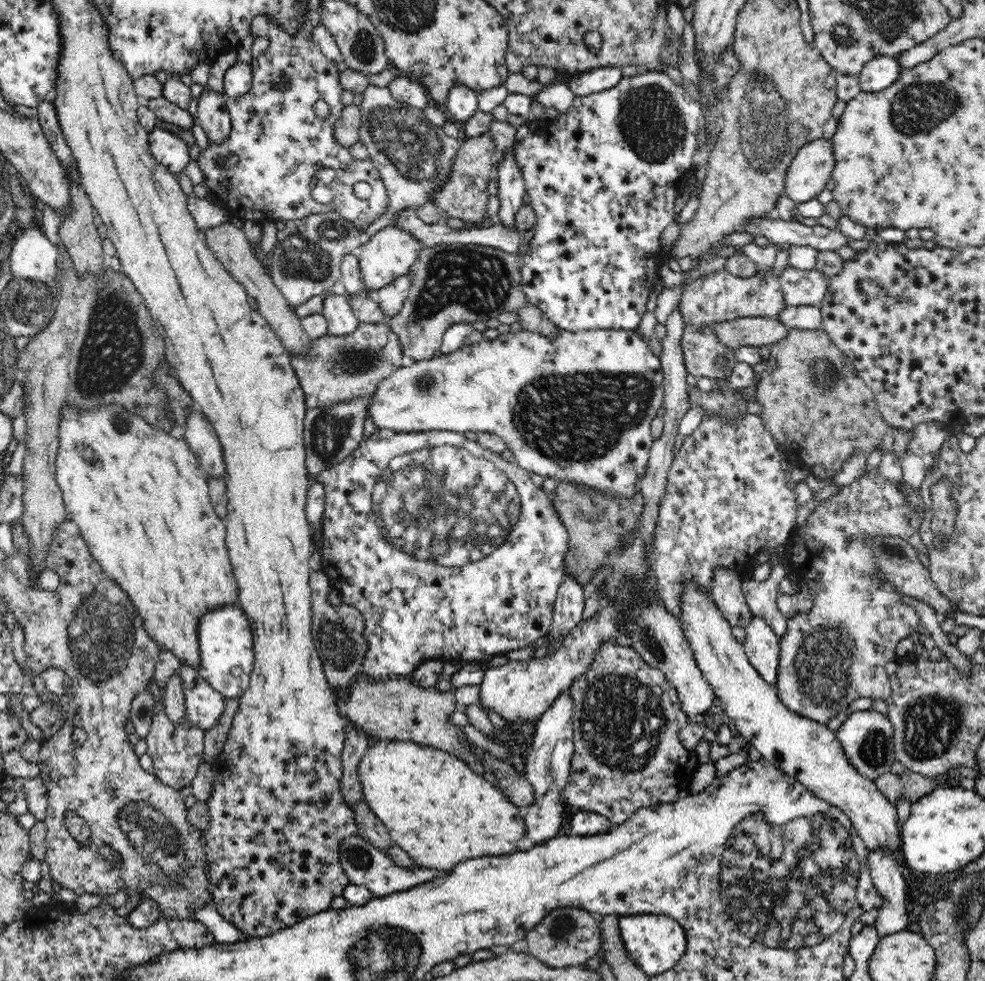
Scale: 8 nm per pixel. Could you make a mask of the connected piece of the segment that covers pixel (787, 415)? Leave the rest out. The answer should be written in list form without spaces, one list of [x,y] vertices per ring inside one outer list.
[[[788,329],[784,340],[769,347],[770,356],[760,373],[756,401],[762,404],[760,418],[782,445],[785,456],[793,461],[802,459],[810,466],[820,463],[832,476],[844,466],[852,453],[866,453],[868,456],[875,448],[881,447],[884,453],[893,452],[900,459],[907,451],[913,435],[912,429],[898,429],[884,422],[872,389],[860,379],[852,361],[838,349],[824,329]]]

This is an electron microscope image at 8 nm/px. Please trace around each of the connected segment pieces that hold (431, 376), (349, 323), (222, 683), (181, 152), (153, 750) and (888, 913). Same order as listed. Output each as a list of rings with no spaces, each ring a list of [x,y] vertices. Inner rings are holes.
[[[522,329],[516,333],[499,334],[494,339],[483,339],[473,345],[464,345],[450,354],[434,356],[431,359],[416,361],[410,367],[397,368],[389,378],[380,382],[373,392],[369,404],[370,420],[376,428],[388,429],[397,433],[401,432],[424,432],[424,431],[452,431],[465,432],[489,432],[500,436],[507,448],[514,455],[517,462],[528,472],[535,472],[540,476],[554,478],[558,481],[572,481],[572,483],[586,485],[604,491],[608,495],[614,495],[619,500],[626,500],[640,489],[640,480],[644,478],[649,461],[649,450],[653,443],[651,435],[651,422],[654,420],[658,409],[663,406],[664,400],[664,374],[661,360],[656,357],[646,340],[632,330],[620,329],[588,329],[587,331],[568,332],[558,330],[556,338],[547,338],[536,332],[528,332]]]
[[[340,288],[323,296],[321,313],[327,320],[330,335],[344,336],[350,334],[359,325],[358,317],[352,311],[348,299],[344,297]]]
[[[238,603],[228,604],[212,612],[206,612],[200,618],[199,624],[197,637],[200,640],[200,664],[196,668],[199,675],[225,698],[239,698],[250,686],[255,661],[252,624],[248,616]]]
[[[155,129],[149,134],[149,146],[154,159],[175,176],[182,174],[191,162],[188,144],[172,132]]]
[[[156,679],[149,680],[145,691],[149,692],[155,700],[155,716],[152,718],[151,728],[145,736],[147,742],[147,753],[153,760],[153,773],[164,784],[182,790],[185,786],[190,786],[196,770],[204,762],[204,734],[205,731],[195,726],[190,720],[186,719],[180,724],[173,724],[163,709],[163,693],[158,687]]]
[[[877,848],[868,853],[868,865],[873,878],[873,885],[879,892],[879,901],[876,906],[876,919],[874,927],[878,931],[878,936],[884,938],[886,935],[894,935],[901,930],[914,928],[913,921],[909,918],[910,908],[909,894],[911,886],[906,882],[900,865],[888,849]]]

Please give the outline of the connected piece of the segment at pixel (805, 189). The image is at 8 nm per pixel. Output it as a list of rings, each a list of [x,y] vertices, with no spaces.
[[[824,138],[800,148],[787,170],[783,194],[795,203],[816,198],[832,179],[835,166],[832,150],[832,142]]]

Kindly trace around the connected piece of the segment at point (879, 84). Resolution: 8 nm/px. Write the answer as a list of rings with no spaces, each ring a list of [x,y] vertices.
[[[879,56],[864,64],[856,76],[860,81],[860,88],[866,92],[878,92],[888,88],[898,80],[904,68],[900,67],[898,59]]]

